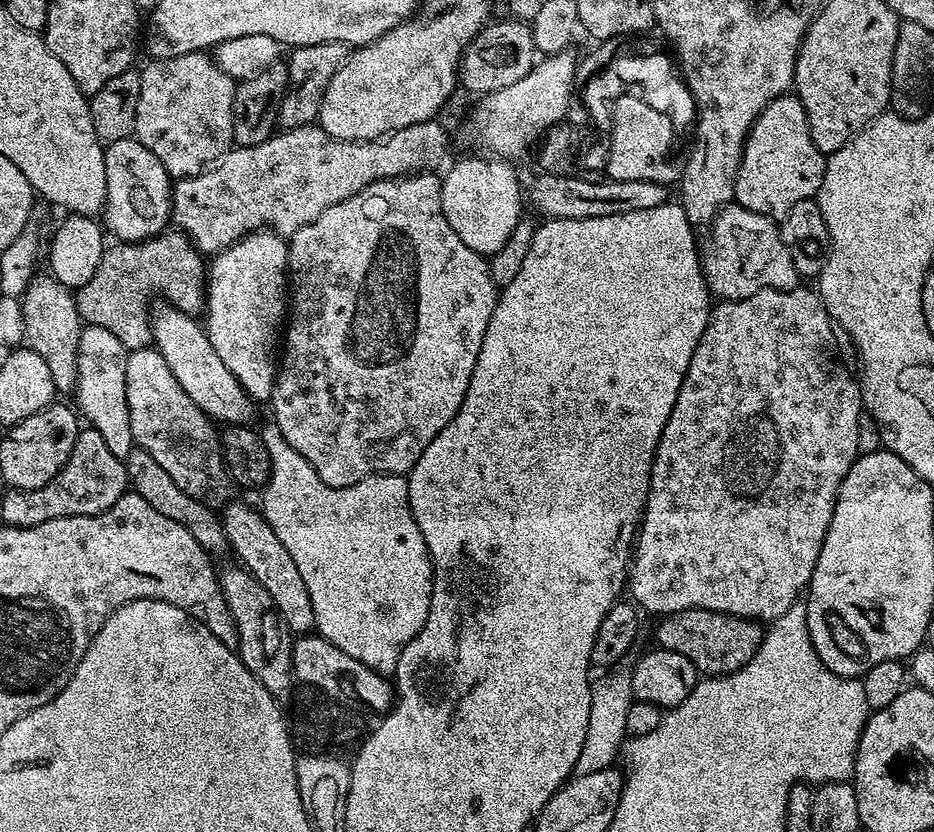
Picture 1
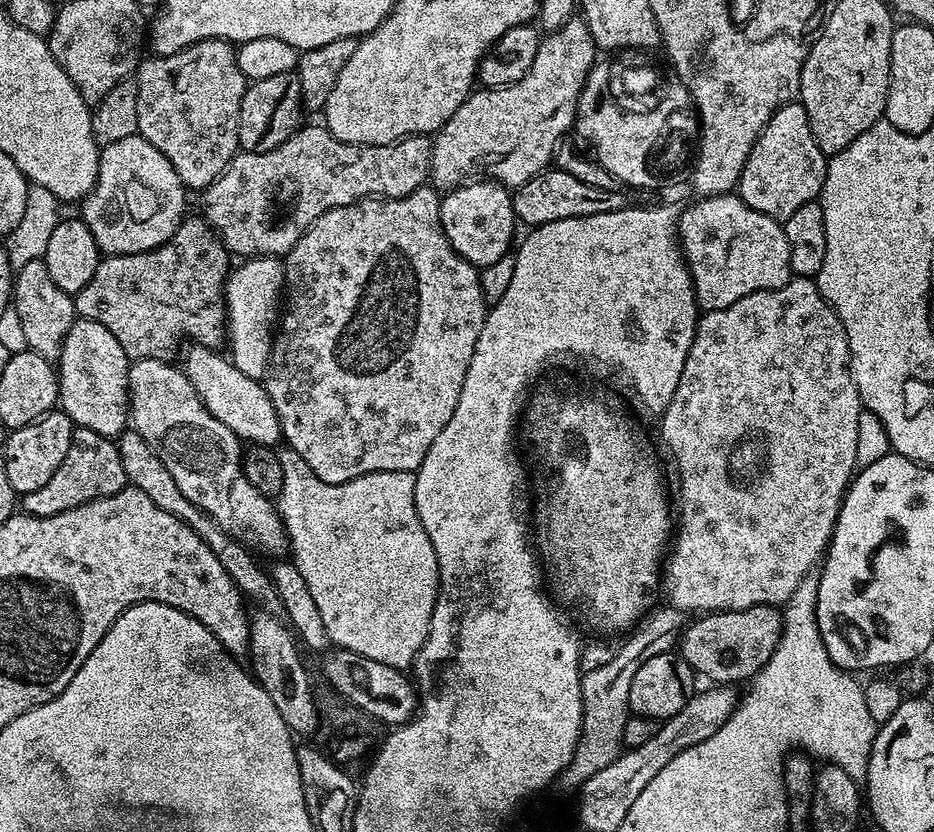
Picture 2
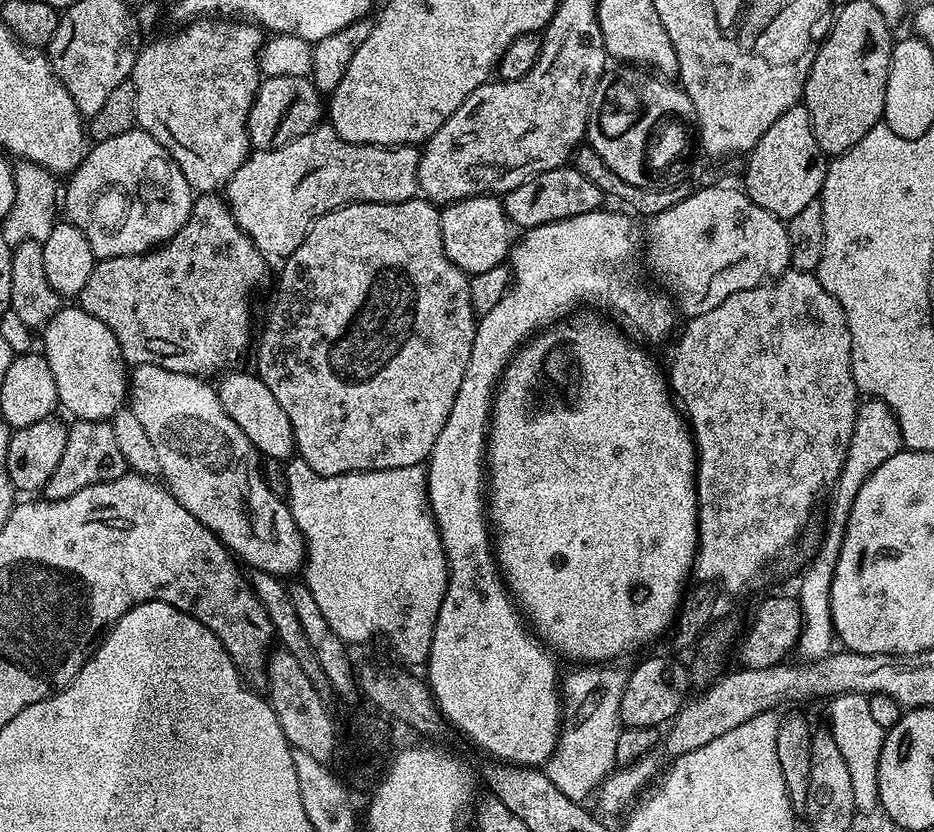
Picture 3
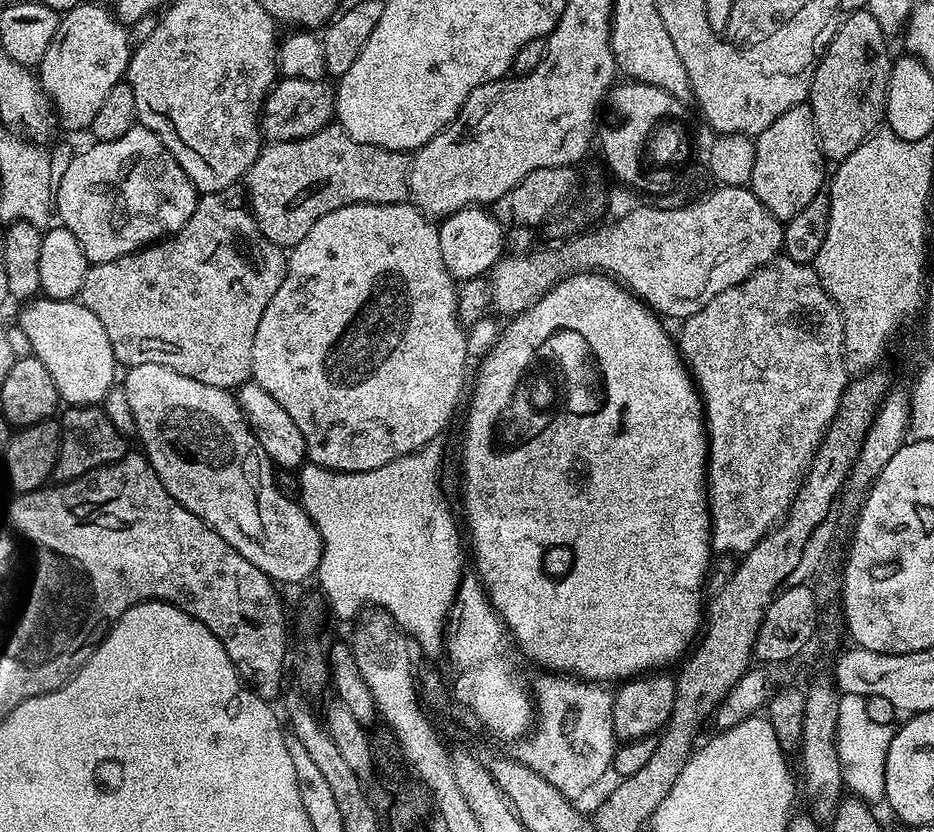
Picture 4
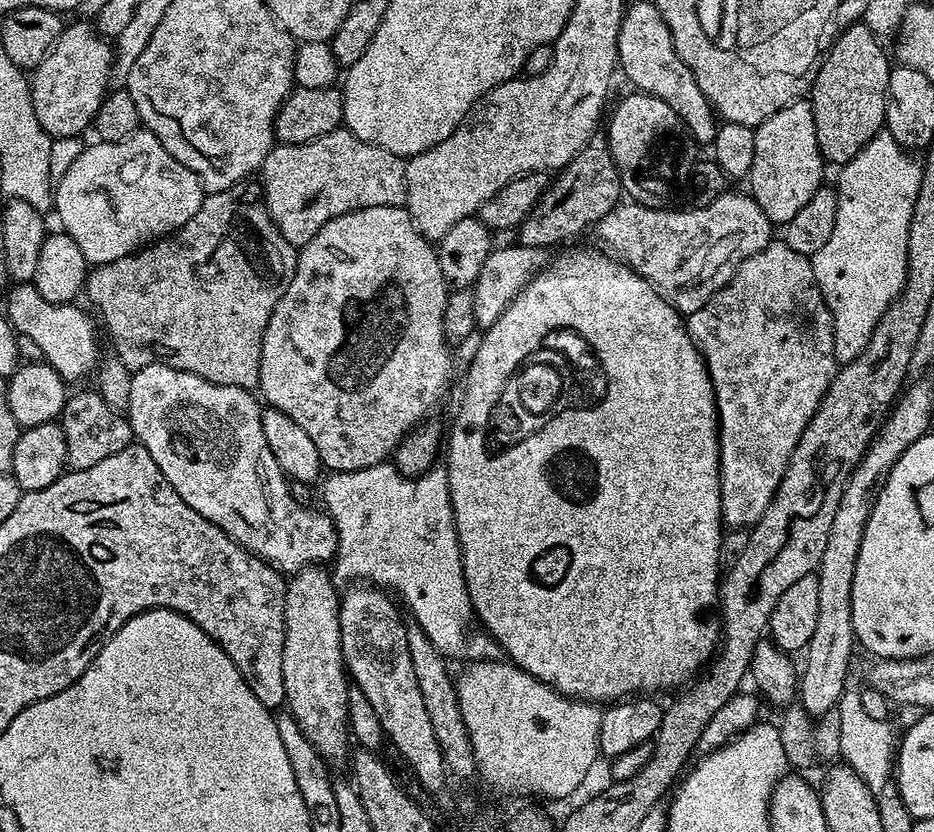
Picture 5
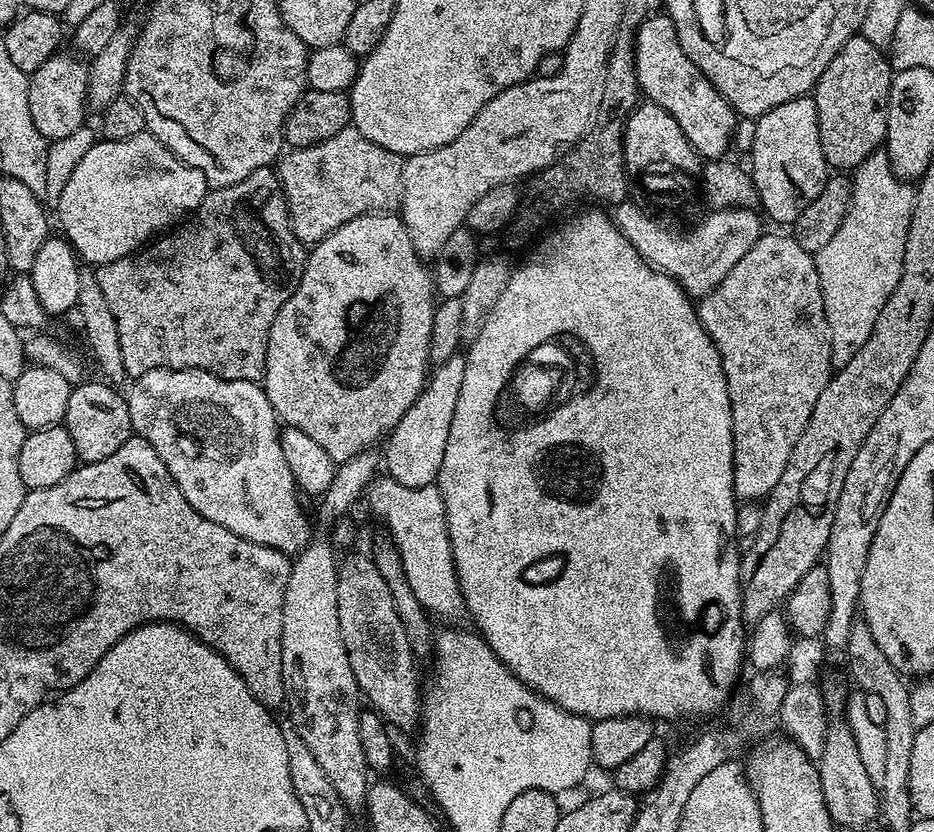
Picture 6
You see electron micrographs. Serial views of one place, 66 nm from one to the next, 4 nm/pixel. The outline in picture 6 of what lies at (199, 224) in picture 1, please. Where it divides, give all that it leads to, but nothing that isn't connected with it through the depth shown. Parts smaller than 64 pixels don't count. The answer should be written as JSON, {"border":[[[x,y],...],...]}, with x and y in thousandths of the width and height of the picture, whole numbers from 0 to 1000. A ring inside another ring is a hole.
{"border":[[[376,151],[362,156],[362,161],[358,161],[358,166],[349,166],[349,171],[305,181],[298,192],[300,230],[308,244],[308,261],[317,285],[325,294],[336,296],[345,291],[345,286],[358,281],[362,272],[370,272],[370,267],[379,262],[397,255],[423,256],[428,248],[433,194],[434,189],[396,171],[396,166]]]}

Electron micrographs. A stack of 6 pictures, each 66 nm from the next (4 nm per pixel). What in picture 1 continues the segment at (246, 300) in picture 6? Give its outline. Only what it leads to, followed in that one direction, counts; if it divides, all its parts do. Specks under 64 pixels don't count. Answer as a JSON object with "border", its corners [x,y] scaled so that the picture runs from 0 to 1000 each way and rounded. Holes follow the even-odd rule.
{"border":[[[177,276],[171,280],[170,284],[163,284],[158,288],[152,288],[149,291],[124,291],[120,294],[112,297],[109,305],[109,315],[105,315],[105,325],[101,325],[101,329],[96,333],[96,339],[92,339],[92,344],[80,347],[79,355],[81,357],[81,367],[84,368],[84,377],[87,386],[91,391],[101,391],[108,393],[112,397],[118,397],[119,401],[122,401],[126,406],[126,410],[131,411],[131,416],[135,419],[143,418],[156,418],[163,413],[163,386],[161,383],[161,365],[158,370],[158,359],[162,356],[171,355],[172,362],[182,364],[187,368],[192,375],[199,375],[202,377],[210,377],[210,374],[217,371],[221,365],[221,313],[217,306],[212,302],[209,293],[192,276]]]}

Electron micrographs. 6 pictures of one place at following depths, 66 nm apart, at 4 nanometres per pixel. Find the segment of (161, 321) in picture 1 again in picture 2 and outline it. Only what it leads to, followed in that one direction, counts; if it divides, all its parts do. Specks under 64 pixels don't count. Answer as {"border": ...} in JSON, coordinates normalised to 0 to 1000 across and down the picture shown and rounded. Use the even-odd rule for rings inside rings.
{"border":[[[206,413],[202,423],[197,428],[195,445],[199,454],[208,464],[214,482],[238,507],[240,512],[246,512],[251,522],[258,531],[264,531],[267,535],[288,535],[296,536],[301,532],[300,504],[293,493],[293,483],[289,483],[287,468],[283,465],[278,457],[268,454],[268,450],[259,450],[255,440],[251,440],[243,427],[234,428],[237,424],[229,418],[222,418],[218,413]]]}

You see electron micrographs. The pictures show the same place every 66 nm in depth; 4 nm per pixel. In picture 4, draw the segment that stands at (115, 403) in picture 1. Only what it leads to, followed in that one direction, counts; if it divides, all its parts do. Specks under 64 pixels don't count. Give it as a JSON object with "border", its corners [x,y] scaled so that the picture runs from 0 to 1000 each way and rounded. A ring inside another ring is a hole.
{"border":[[[39,356],[19,377],[19,389],[39,427],[58,456],[65,482],[76,489],[110,484],[126,454],[126,439],[109,387],[82,359]]]}

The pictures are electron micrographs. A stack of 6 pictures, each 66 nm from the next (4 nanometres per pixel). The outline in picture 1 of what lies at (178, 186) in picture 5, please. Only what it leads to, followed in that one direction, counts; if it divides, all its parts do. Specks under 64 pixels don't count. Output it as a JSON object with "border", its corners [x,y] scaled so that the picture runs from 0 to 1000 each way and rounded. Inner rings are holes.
{"border":[[[145,166],[127,168],[115,174],[111,179],[111,194],[113,195],[113,238],[111,239],[111,254],[109,269],[117,280],[124,282],[128,291],[149,291],[158,288],[163,284],[170,284],[181,273],[184,262],[184,222],[185,213],[180,210],[178,200],[156,180],[150,169]]]}

